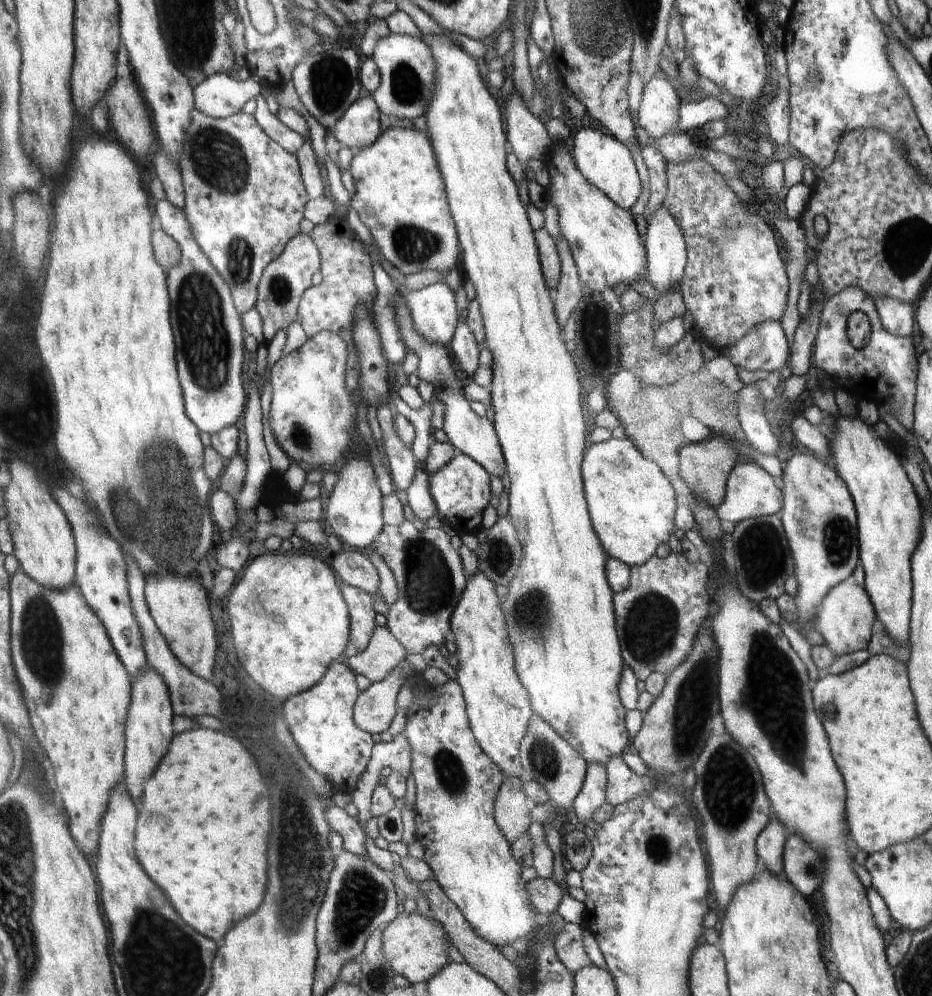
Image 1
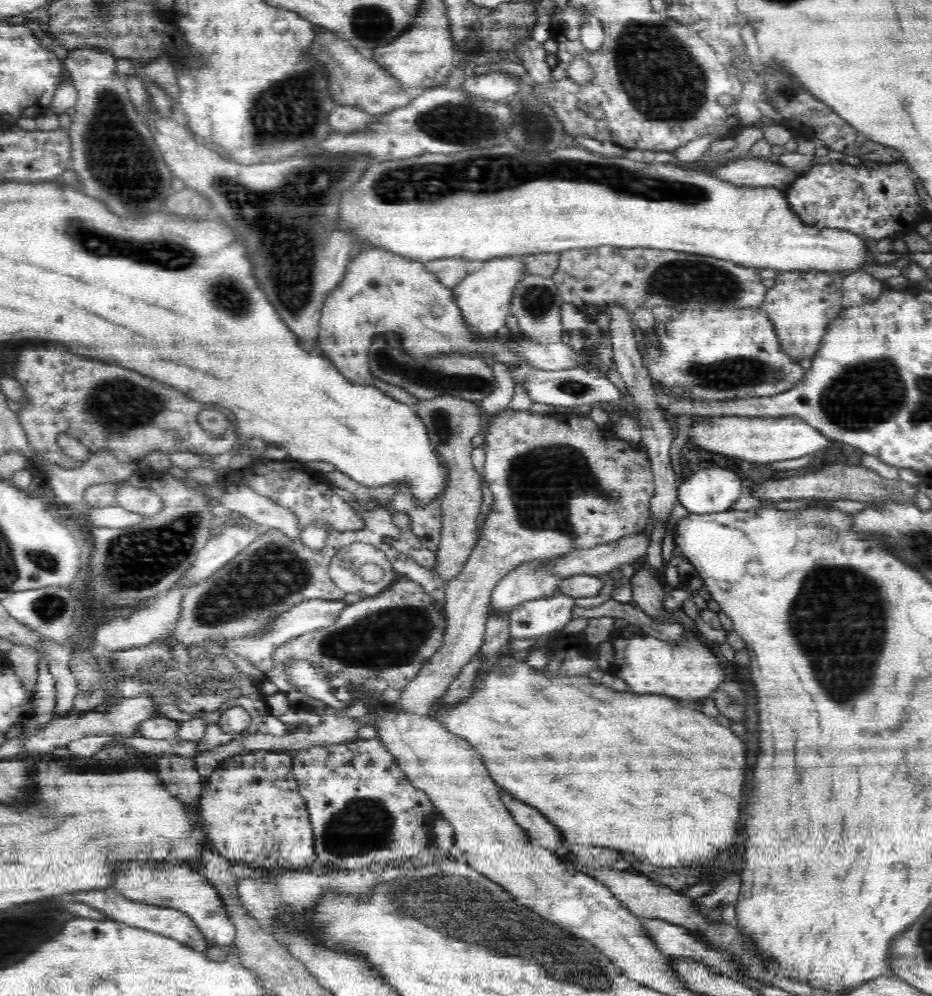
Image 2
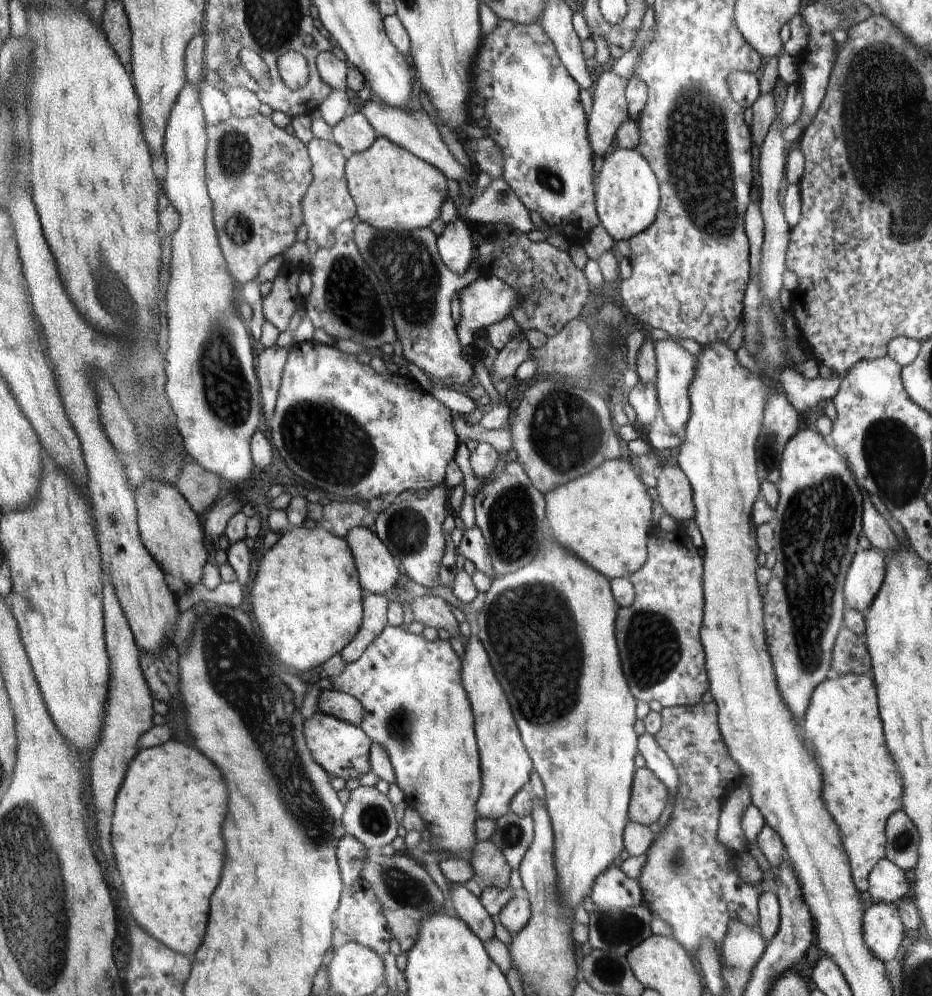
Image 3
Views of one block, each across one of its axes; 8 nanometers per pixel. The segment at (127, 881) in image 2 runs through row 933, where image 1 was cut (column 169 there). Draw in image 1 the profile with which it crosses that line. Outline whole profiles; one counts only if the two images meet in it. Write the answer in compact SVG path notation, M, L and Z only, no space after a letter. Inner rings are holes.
M167 198L158 201L156 212L162 218L164 230L178 240L183 248L184 258L182 264L170 270L170 286L172 286L172 320L176 322L176 338L180 342L180 372L188 402L188 416L199 426L202 432L210 435L218 434L228 426L232 426L244 416L248 394L244 386L244 364L246 364L246 346L244 346L245 326L240 316L239 307L236 306L232 287L208 254L204 254L204 247L196 240L196 233L188 213L170 202Z

